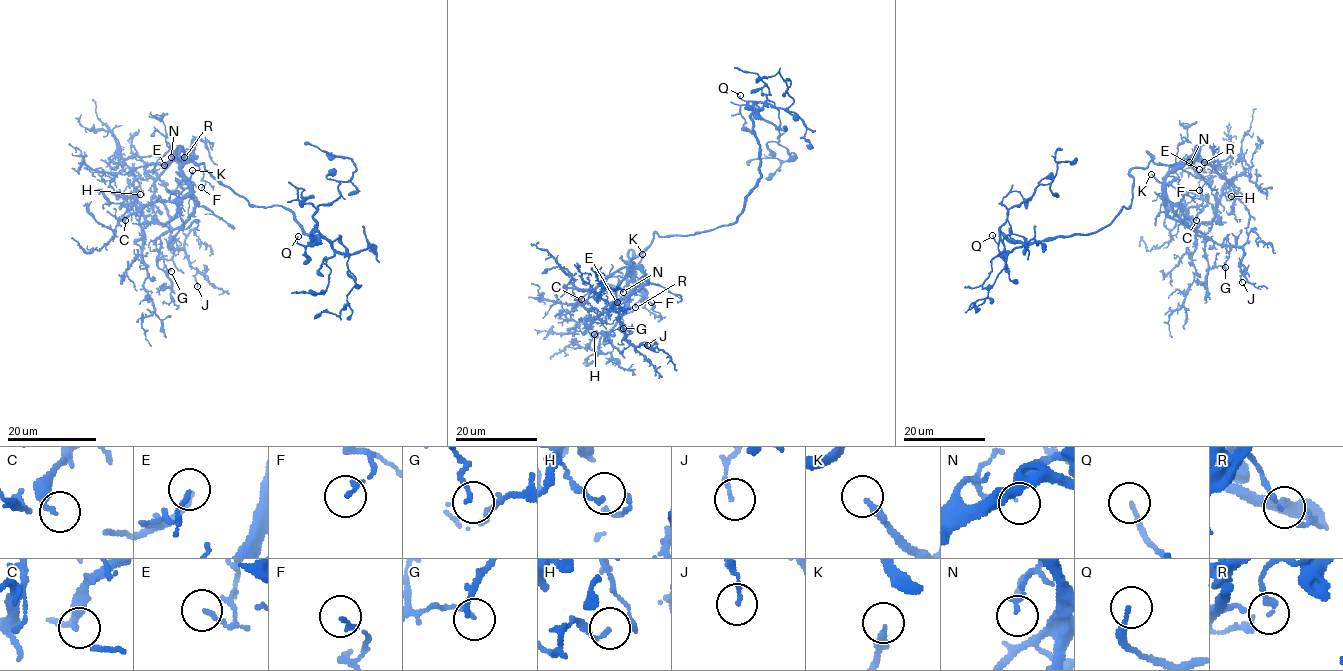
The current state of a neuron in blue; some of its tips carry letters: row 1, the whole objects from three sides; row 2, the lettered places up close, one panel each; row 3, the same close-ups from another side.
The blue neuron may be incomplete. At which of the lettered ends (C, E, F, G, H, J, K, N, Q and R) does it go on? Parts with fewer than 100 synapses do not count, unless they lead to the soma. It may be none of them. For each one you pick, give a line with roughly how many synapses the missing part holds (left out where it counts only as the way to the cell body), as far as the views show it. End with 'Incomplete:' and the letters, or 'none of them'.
Incomplete: K

